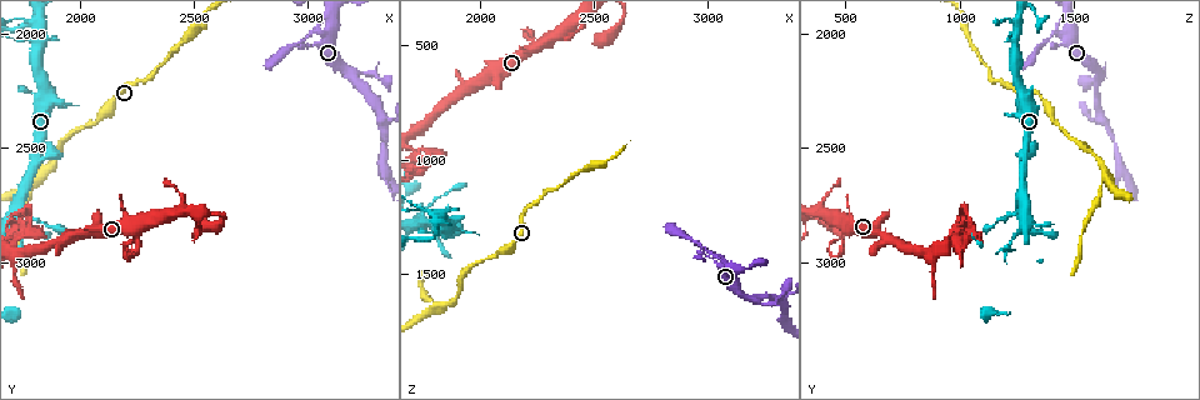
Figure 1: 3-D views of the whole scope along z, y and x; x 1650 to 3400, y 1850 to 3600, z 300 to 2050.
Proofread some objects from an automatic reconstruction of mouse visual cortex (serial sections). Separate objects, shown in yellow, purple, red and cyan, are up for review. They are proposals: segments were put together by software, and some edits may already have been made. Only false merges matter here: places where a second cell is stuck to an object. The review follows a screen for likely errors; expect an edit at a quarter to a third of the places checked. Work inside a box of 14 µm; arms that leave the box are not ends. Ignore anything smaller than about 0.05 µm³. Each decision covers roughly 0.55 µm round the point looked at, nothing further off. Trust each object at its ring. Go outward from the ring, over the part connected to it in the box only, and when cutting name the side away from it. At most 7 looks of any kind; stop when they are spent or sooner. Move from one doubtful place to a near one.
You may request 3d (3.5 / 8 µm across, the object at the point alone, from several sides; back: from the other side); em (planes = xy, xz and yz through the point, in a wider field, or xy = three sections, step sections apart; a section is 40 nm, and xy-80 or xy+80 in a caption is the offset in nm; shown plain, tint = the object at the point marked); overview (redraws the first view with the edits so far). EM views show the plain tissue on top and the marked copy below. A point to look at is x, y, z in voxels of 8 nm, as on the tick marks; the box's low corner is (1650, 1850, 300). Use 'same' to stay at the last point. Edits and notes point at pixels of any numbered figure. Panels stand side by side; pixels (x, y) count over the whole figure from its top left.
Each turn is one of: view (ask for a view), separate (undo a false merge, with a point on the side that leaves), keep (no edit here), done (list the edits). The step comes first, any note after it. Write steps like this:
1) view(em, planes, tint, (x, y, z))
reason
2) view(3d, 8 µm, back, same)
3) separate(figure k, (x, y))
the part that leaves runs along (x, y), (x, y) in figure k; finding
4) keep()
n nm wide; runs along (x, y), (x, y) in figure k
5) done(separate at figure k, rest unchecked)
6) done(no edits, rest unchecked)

view(3d, 3.5 µm, back, (3170, 2180, 1600))
arms part here

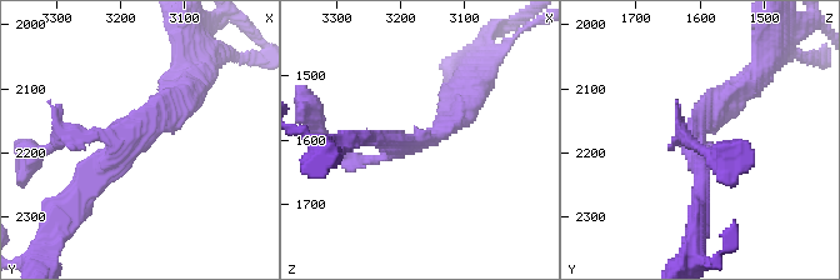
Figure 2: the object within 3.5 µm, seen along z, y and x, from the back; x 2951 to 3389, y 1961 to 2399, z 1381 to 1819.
view(em, xy, step 5, tint, (3175, 2175, 1600))
need the tissue

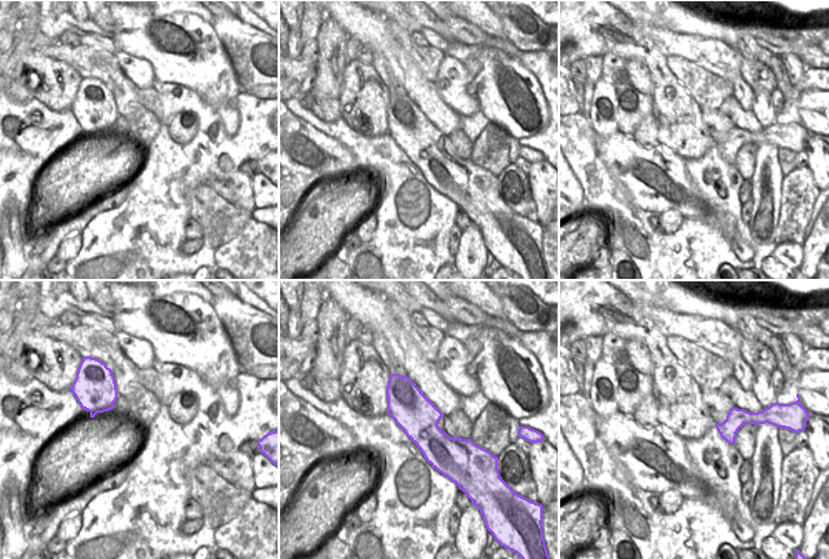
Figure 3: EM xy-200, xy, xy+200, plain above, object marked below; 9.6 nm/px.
keep()
arms of 150, 250, 350 nm; runs along (185, 88), (78, 195) in figure 2; continuous, no second cell

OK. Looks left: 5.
view(3d, 3.5 µm, (1830, 1970, 1260))
four or more arms meet

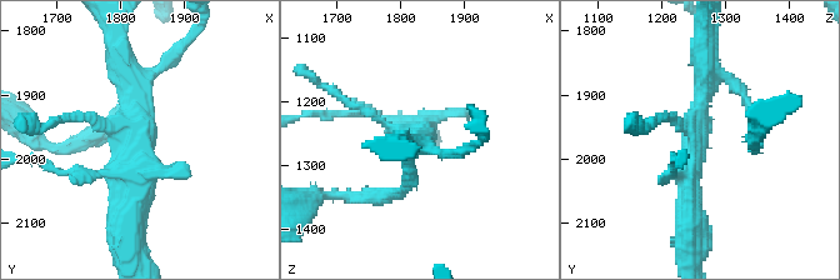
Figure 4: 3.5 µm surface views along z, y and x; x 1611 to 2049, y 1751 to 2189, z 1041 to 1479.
view(em, planes, tint, (1825, 1965, 1255))

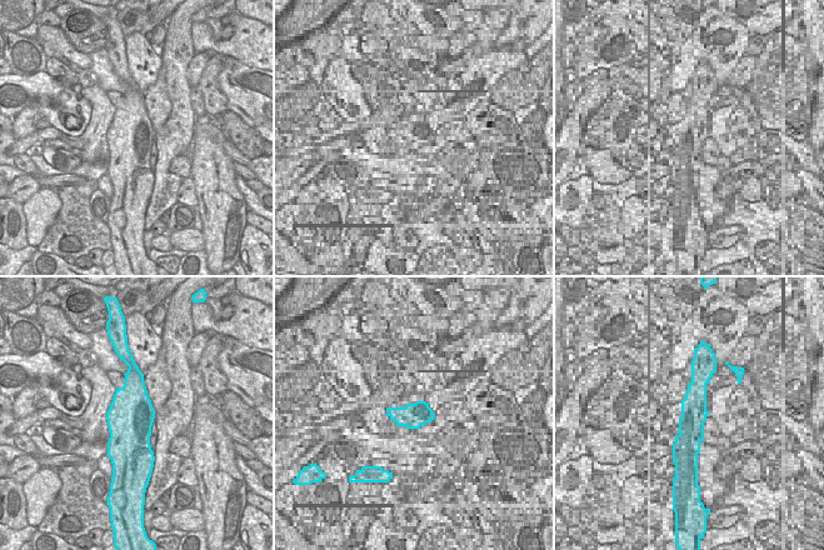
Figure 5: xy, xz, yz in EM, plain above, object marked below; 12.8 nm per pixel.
keep()
runs along (689, 223), (704, 84), (724, 76) in figure 4; continuous, no second cell

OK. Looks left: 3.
view(3d, 3.5 µm, back, (1820, 2640, 1640))
three arms meet

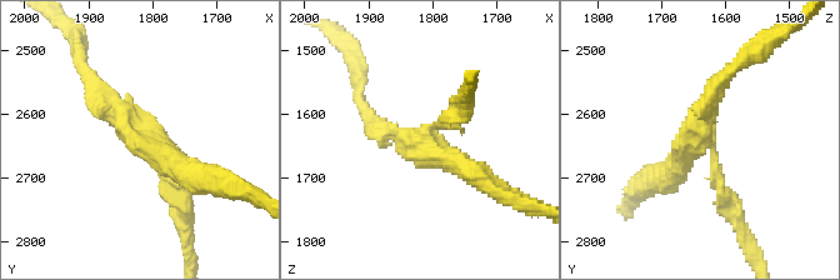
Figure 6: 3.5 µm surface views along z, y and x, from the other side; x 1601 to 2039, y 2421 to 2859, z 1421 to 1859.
separate(figure 6, (165, 184))
two cells meet here

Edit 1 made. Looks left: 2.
done(separate at figure 6, rest unchecked)

